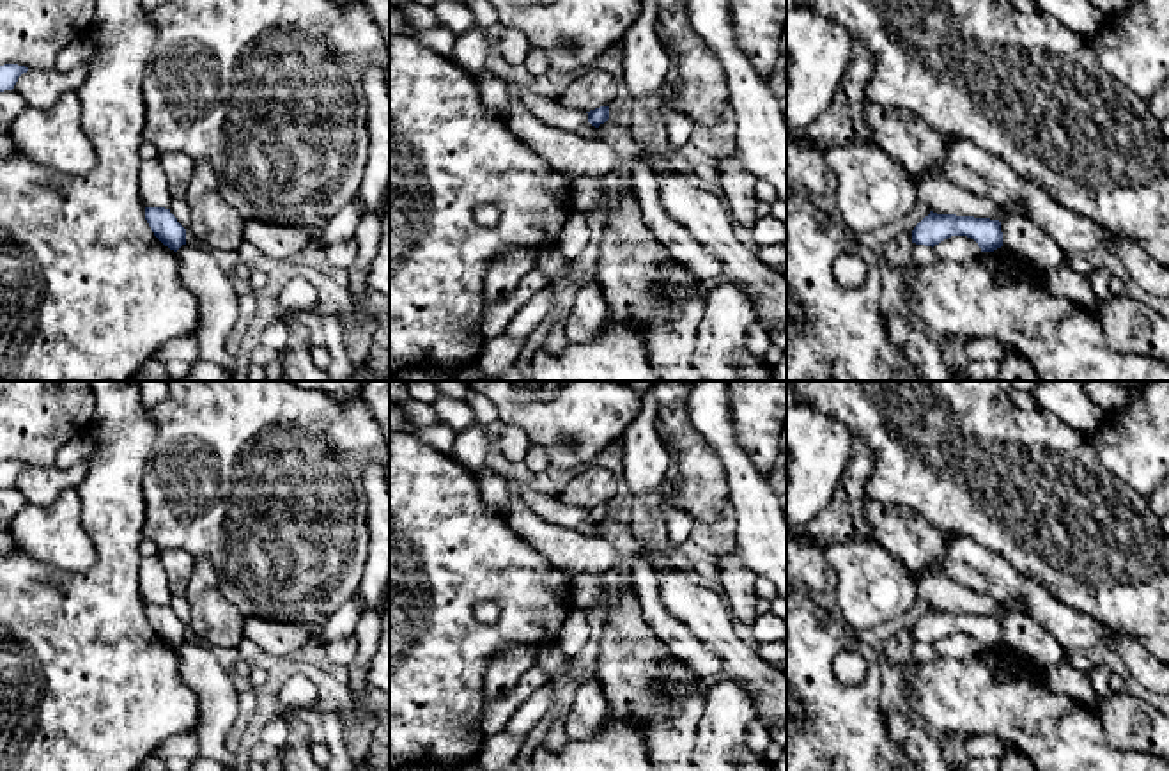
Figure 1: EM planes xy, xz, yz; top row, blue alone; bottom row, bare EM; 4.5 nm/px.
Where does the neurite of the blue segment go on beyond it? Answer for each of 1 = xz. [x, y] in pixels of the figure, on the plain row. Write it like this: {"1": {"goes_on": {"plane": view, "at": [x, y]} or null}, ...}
{"1": {"goes_on": null}}

